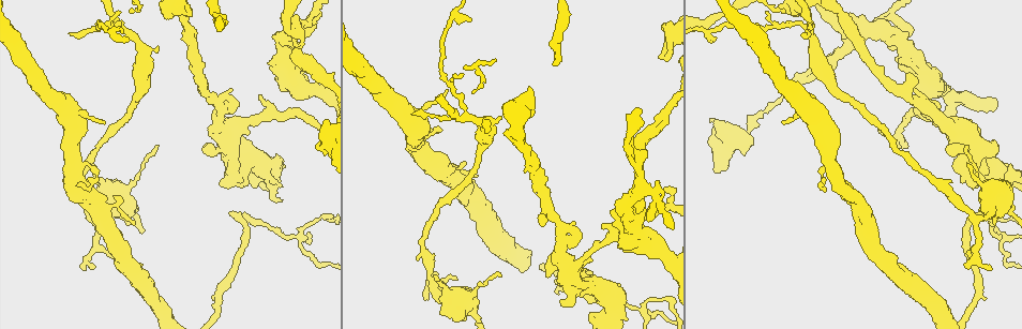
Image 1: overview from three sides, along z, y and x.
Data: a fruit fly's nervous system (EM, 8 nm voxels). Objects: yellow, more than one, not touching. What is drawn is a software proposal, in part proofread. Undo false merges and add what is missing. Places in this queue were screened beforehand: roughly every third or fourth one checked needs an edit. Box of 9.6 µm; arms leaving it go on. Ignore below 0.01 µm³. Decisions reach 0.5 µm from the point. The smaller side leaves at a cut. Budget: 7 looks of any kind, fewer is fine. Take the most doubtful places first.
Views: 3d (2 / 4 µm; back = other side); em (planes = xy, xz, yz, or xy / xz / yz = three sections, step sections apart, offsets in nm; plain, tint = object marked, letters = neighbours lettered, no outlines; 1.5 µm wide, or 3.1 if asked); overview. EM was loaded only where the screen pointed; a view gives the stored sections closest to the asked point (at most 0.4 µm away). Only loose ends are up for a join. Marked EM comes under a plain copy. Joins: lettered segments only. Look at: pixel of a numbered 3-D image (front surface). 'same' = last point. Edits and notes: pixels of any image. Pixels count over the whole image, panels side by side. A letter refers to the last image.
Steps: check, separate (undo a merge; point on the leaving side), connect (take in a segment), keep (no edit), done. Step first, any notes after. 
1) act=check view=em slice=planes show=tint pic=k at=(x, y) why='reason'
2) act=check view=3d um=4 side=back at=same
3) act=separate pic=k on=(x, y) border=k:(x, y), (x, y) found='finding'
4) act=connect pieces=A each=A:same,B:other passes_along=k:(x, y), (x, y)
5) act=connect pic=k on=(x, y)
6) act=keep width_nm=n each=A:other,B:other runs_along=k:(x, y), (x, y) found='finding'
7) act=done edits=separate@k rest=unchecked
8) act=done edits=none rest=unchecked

act=check view=em slice=yz step=4 show=tint pic=1 at=(978, 212) why='sharp bend'

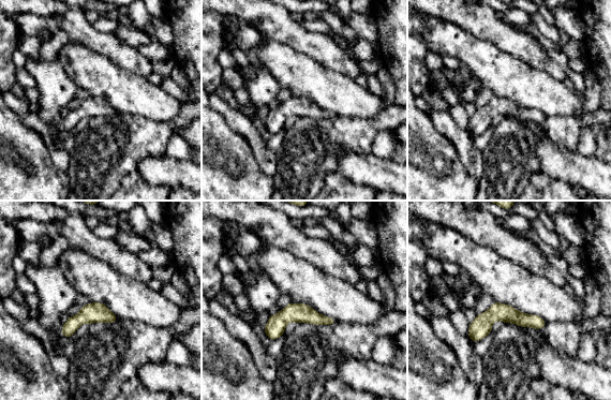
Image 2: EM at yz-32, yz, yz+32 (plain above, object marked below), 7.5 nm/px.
act=check view=em slice=planes show=letters at=same

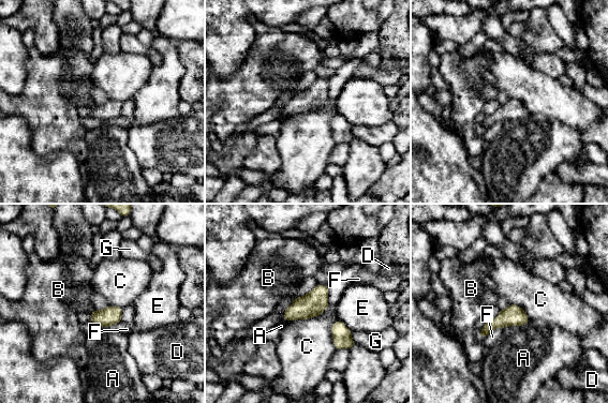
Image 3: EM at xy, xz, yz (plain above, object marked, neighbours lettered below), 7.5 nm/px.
act=keep longest_contact=C:300nm each=A:other,B:other,C:other,D:other,E:other,F:other,G:other border=3:(328, 304), (316, 316), (294, 321) found='one cell here'

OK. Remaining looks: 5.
act=check view=3d um=2 pic=1 at=(296, 236) why='sharp bend'

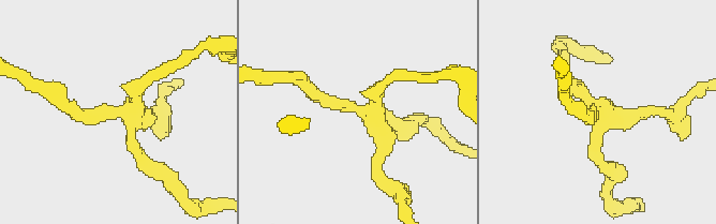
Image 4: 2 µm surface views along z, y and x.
act=check view=em slice=planes show=tint pic=4 at=(362, 106) arms=4

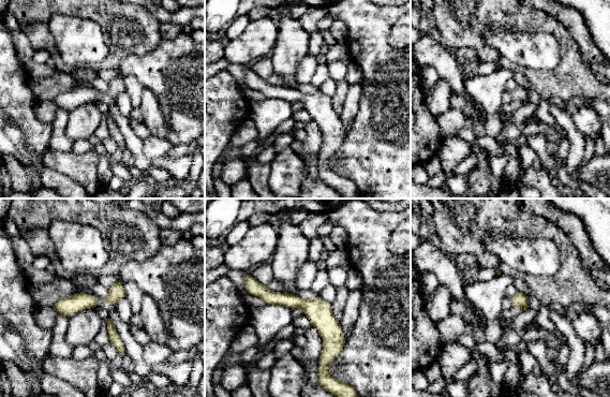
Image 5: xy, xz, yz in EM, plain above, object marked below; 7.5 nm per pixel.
act=check view=em slice=planes show=letters at=same why='see the neighbours'

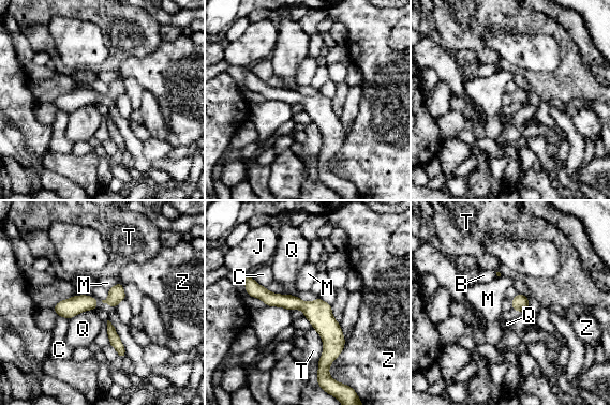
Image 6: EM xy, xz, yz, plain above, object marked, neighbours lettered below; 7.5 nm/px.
act=keep width_nm=120 each=B:other,C:other,J:other,M:other,Q:other,T:other,Z:other runs_along=6:(248, 280), (329, 330), (324, 364) found='all the same cell'

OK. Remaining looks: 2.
act=done edits=none rest=unchecked

